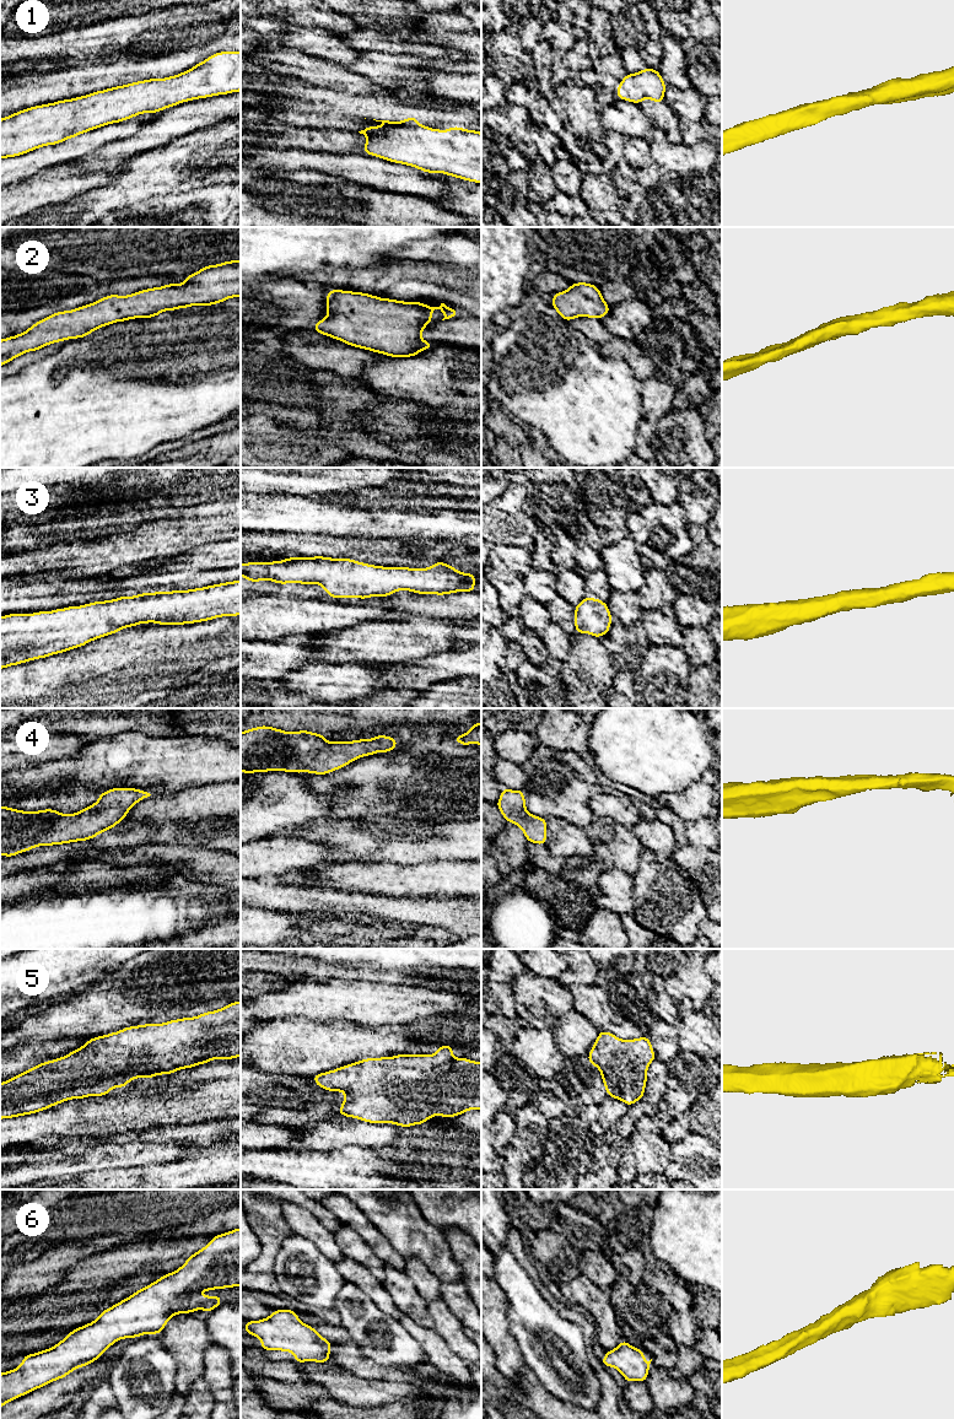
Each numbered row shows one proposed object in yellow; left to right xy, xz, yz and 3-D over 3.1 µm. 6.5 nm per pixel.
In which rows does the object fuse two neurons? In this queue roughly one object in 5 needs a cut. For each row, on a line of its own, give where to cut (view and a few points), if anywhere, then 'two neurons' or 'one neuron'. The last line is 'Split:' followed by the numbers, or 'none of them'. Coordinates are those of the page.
1: cut none; one neuron
2: cut none; one neuron
3: cut none; one neuron
4: cut none; one neuron
5: cut none; one neuron
6: cut none; one neuron
Split: none of them

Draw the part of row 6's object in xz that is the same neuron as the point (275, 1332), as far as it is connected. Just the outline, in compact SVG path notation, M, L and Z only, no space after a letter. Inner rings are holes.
M275 1310L259 1321L246 1321L244 1331L262 1340L262 1350L292 1351L296 1363L327 1363L333 1342L324 1339L316 1328L301 1322L290 1310Z

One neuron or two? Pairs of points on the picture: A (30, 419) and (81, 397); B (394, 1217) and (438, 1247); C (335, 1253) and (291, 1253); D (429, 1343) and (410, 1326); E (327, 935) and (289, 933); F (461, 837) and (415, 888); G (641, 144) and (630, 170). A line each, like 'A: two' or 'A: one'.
A: one
B: one
C: two
D: one
E: two
F: two
G: one

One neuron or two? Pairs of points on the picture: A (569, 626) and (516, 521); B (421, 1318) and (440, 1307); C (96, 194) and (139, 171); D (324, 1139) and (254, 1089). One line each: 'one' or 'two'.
A: two
B: two
C: one
D: two

